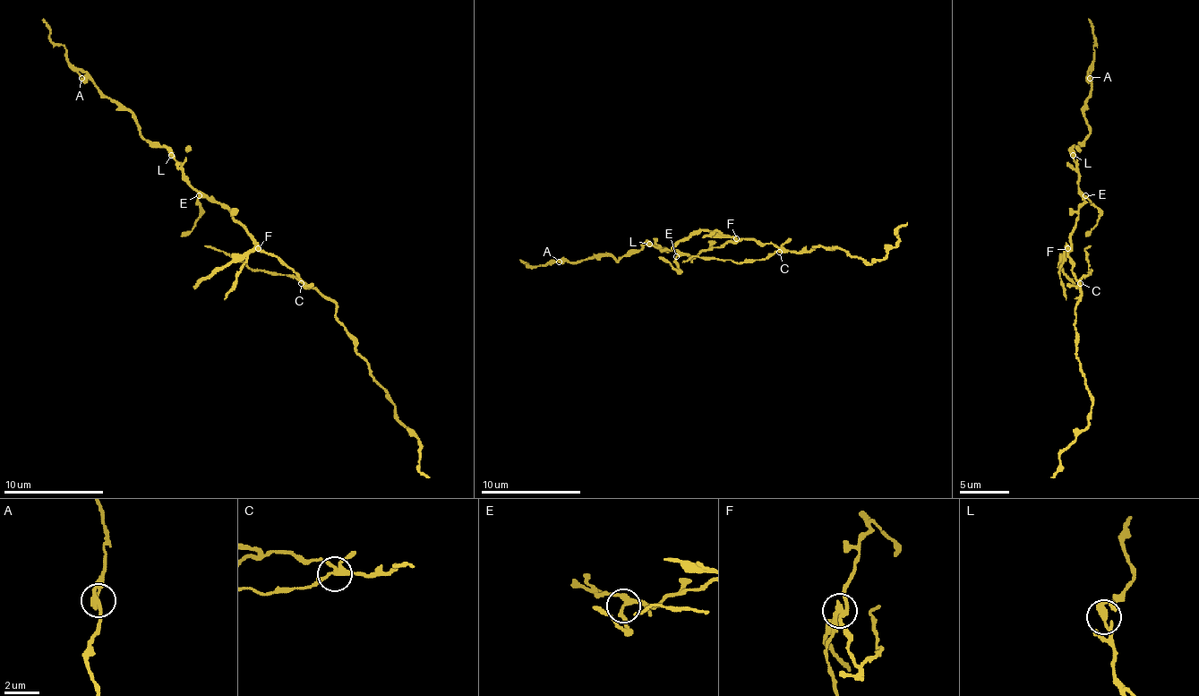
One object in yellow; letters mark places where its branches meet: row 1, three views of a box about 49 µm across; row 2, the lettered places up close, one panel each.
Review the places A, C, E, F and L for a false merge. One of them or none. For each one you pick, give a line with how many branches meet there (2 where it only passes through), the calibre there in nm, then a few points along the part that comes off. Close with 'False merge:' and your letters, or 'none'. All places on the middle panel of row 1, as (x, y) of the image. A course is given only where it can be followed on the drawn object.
F: branches 3; calibre 240 nm; course (736, 239), (691, 231), (672, 249)
False merge: F

